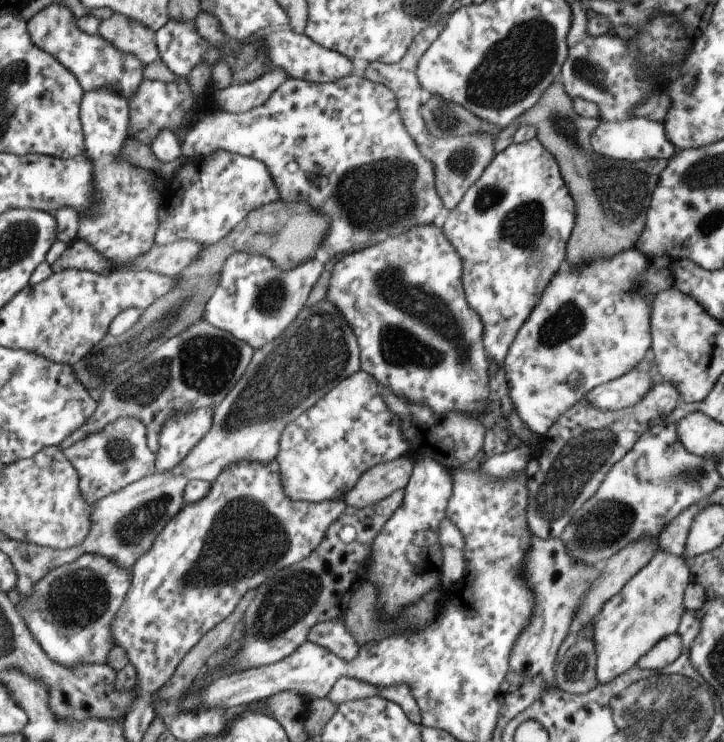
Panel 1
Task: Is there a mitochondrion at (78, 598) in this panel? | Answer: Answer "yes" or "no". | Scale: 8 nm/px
yes

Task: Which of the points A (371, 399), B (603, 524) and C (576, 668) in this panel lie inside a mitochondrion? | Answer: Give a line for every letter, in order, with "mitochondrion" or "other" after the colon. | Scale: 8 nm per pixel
A: other
B: mitochondrion
C: mitochondrion

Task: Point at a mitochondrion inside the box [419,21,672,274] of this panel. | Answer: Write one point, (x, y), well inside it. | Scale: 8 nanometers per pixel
(614, 187)

